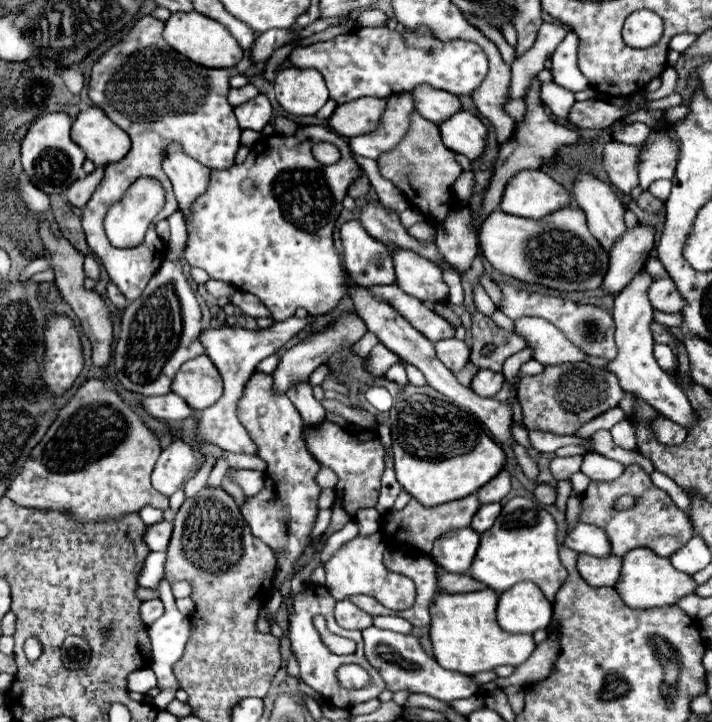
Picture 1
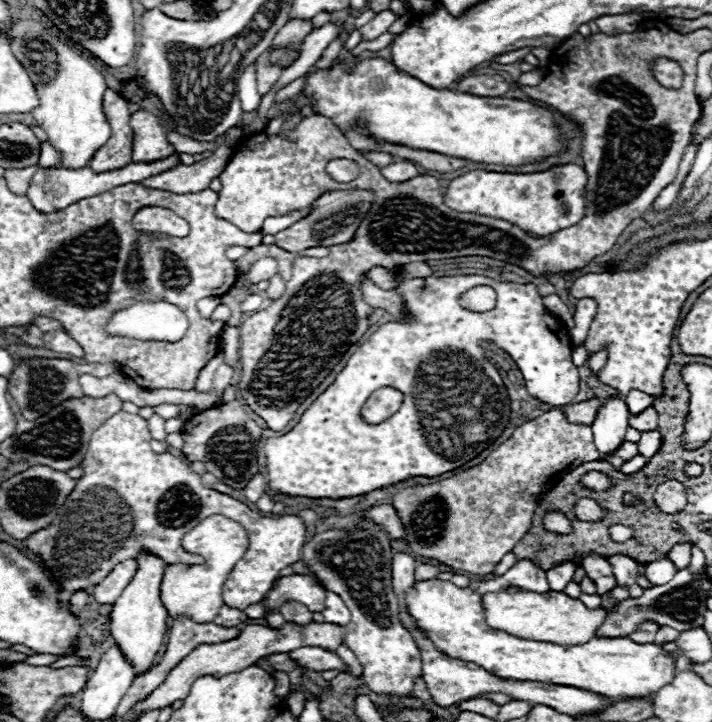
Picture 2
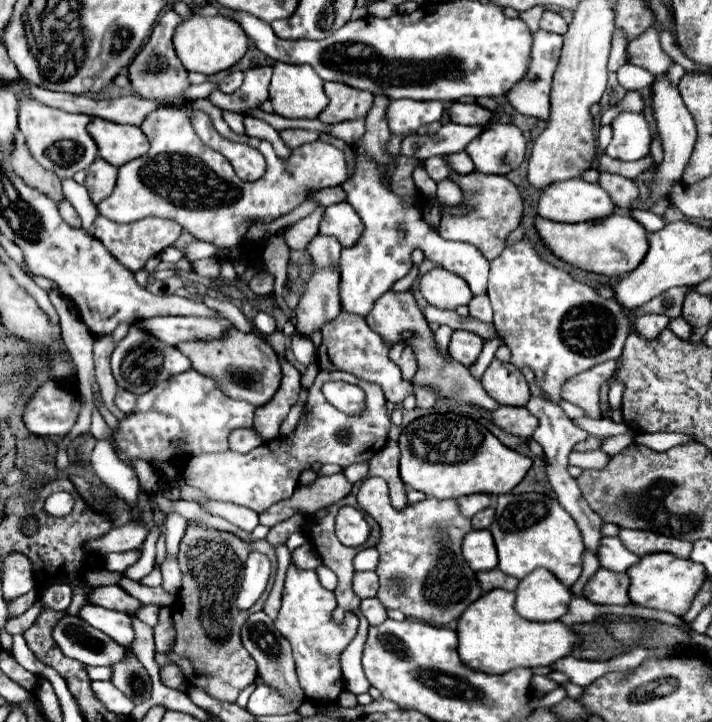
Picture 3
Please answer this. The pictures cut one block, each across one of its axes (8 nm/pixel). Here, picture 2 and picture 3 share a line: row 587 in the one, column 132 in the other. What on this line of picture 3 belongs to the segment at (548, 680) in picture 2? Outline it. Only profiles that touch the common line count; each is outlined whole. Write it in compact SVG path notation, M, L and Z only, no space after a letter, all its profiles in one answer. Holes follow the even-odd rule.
M186 370L184 374L176 374L142 394L138 398L136 412L130 412L124 420L120 420L114 438L122 450L124 462L128 462L128 458L144 458L146 462L156 458L180 464L178 458L174 458L178 452L184 456L224 452L228 448L228 432L252 426L254 410L256 408L248 402L228 398L210 376ZM176 442L180 442L180 446L176 446Z

